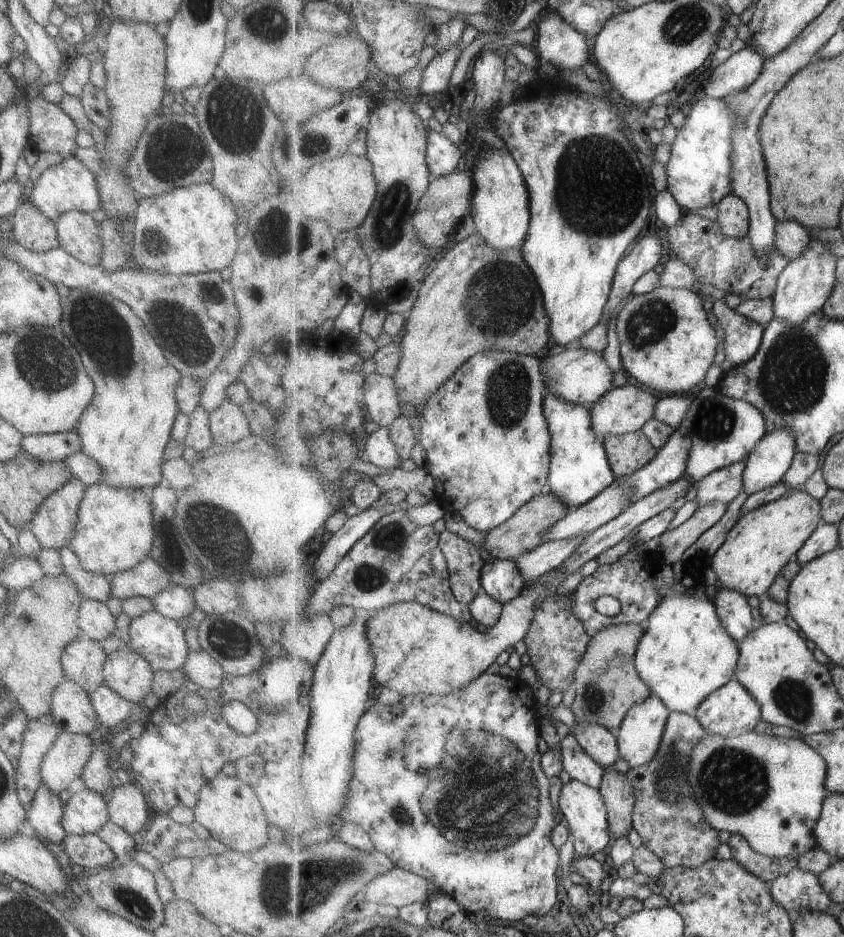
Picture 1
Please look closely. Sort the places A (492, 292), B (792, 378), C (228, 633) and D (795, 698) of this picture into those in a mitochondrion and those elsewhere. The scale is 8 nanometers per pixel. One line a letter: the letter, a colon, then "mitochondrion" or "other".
A: mitochondrion
B: mitochondrion
C: other
D: mitochondrion

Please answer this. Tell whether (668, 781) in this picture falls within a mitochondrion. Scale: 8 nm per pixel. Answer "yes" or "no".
yes

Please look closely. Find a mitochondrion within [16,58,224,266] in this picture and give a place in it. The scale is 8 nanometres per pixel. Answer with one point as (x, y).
(177, 152)

